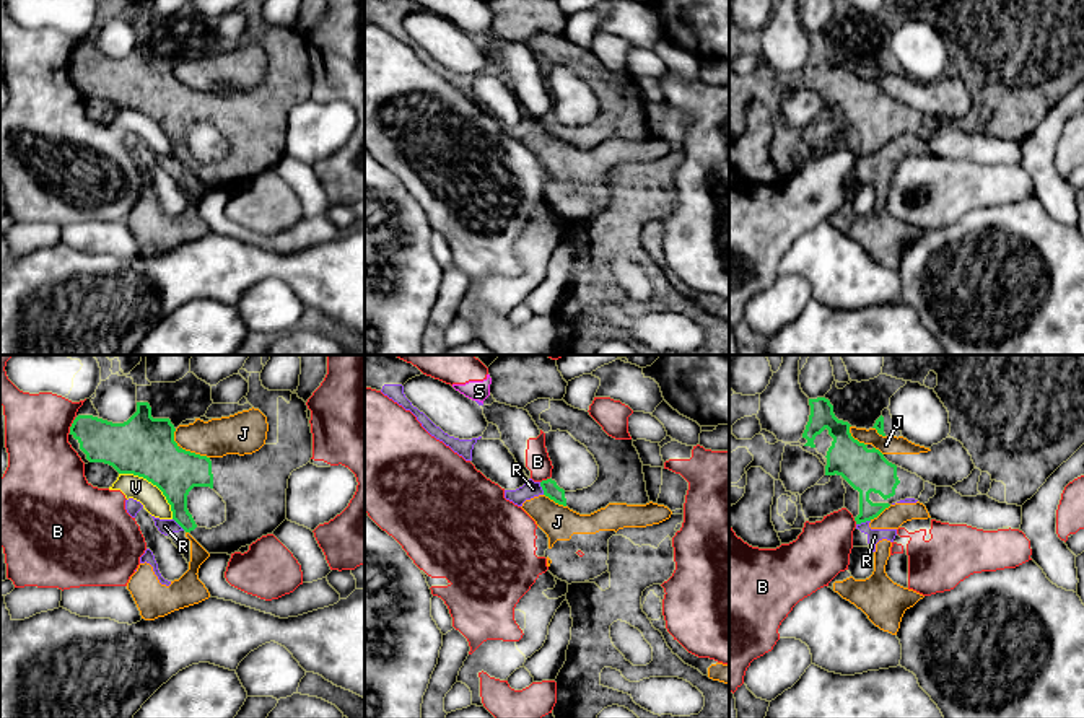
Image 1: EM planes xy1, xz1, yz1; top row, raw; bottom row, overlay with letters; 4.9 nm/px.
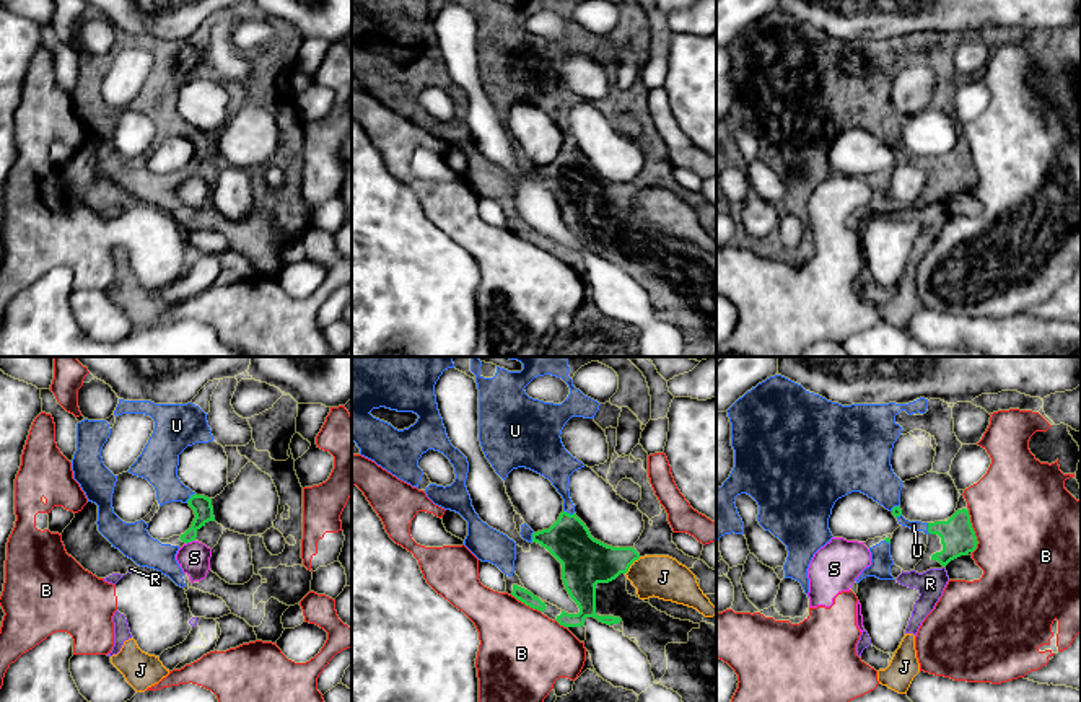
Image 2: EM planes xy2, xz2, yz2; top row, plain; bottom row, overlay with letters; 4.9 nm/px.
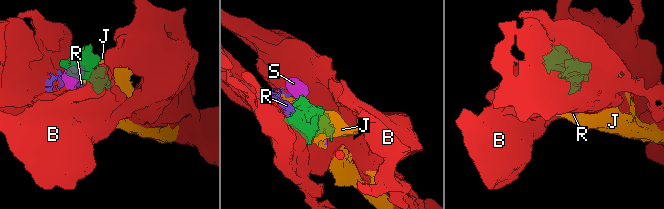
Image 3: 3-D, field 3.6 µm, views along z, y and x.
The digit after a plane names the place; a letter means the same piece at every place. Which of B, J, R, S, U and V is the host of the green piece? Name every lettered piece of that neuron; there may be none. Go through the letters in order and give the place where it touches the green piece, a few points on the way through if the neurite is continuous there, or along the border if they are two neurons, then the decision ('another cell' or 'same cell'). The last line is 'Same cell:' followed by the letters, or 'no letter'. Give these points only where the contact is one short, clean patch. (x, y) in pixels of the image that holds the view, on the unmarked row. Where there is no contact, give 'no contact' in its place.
B: meets green in yz2 at (974, 166); another cell
J: meets green in xy1 at (194, 88); another cell
R: meets green in yz1 at (863, 157); another cell
S: meets green in xy2 at (189, 176); border along xy2 (194, 175), (186, 179); another cell
U: meets green in xy2 at (191, 132); same cell
V: meets green in xy1 at (153, 119); border along xy1 (119, 108), (132, 108), (150, 116), (165, 132), (173, 153); another cell
Same cell: U

